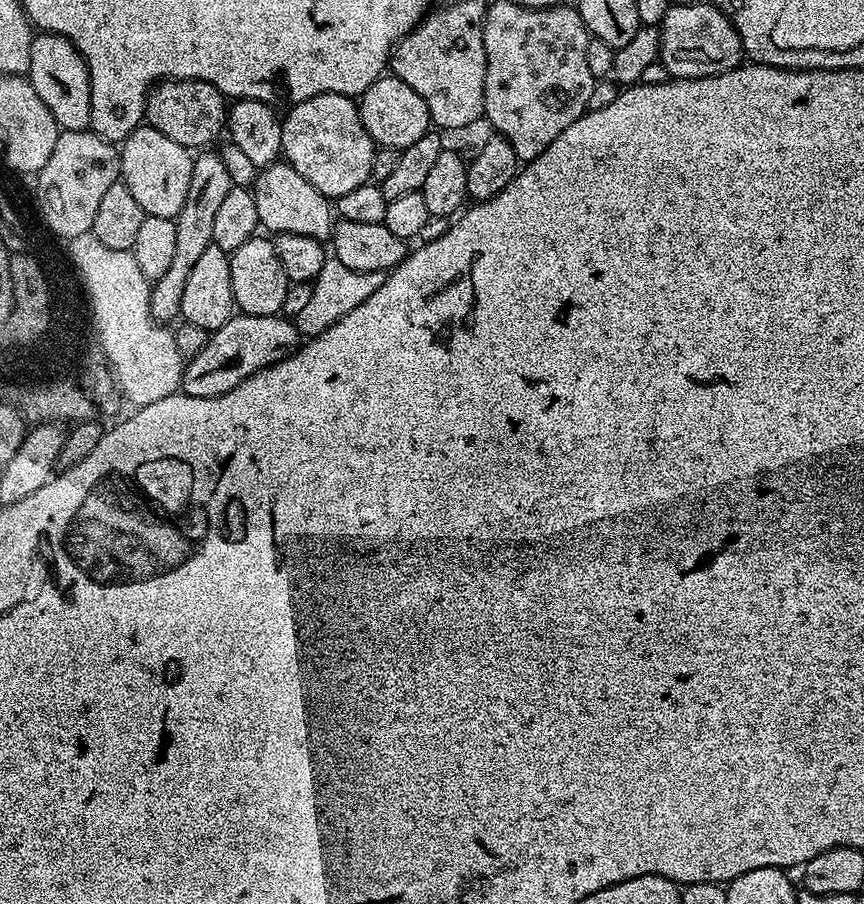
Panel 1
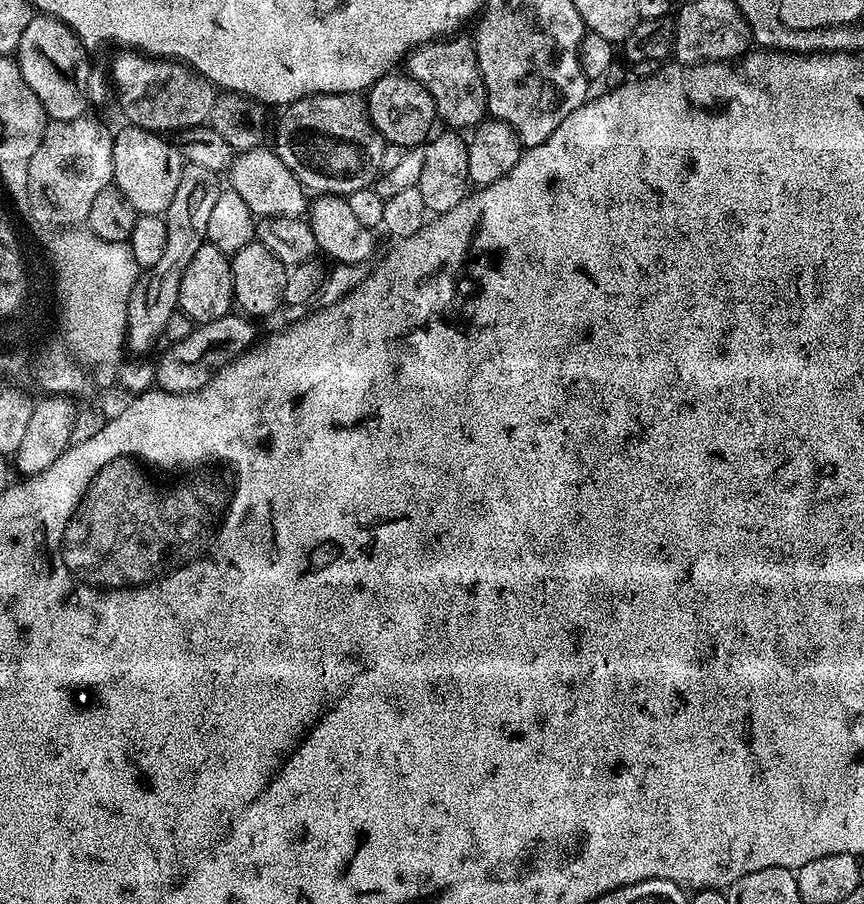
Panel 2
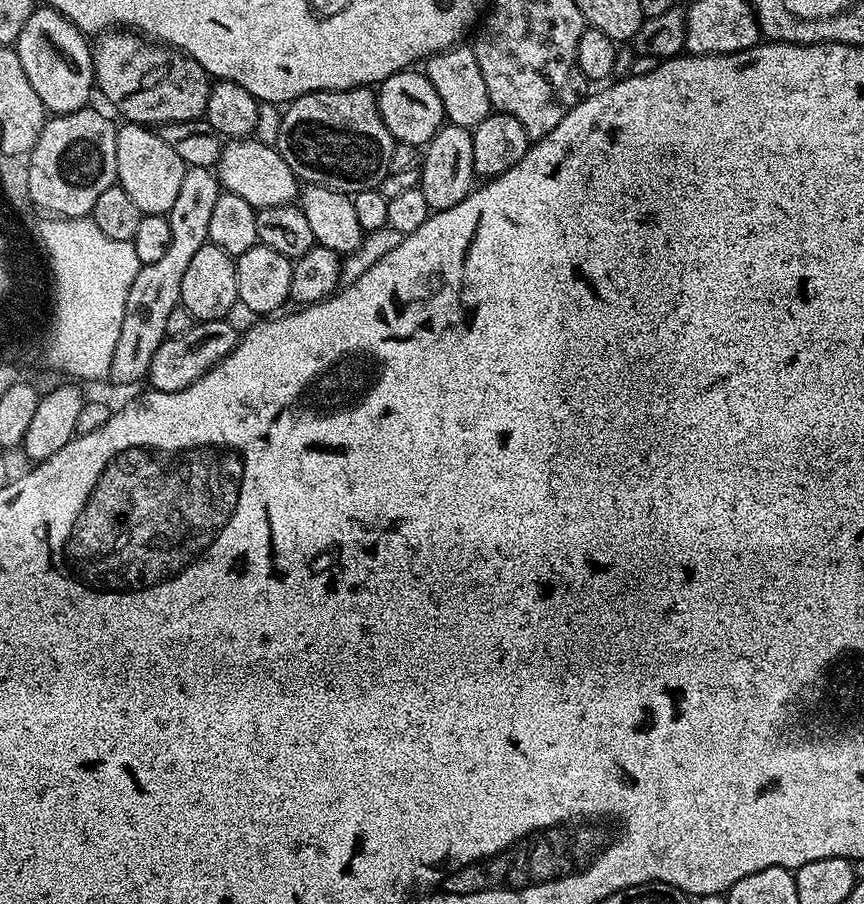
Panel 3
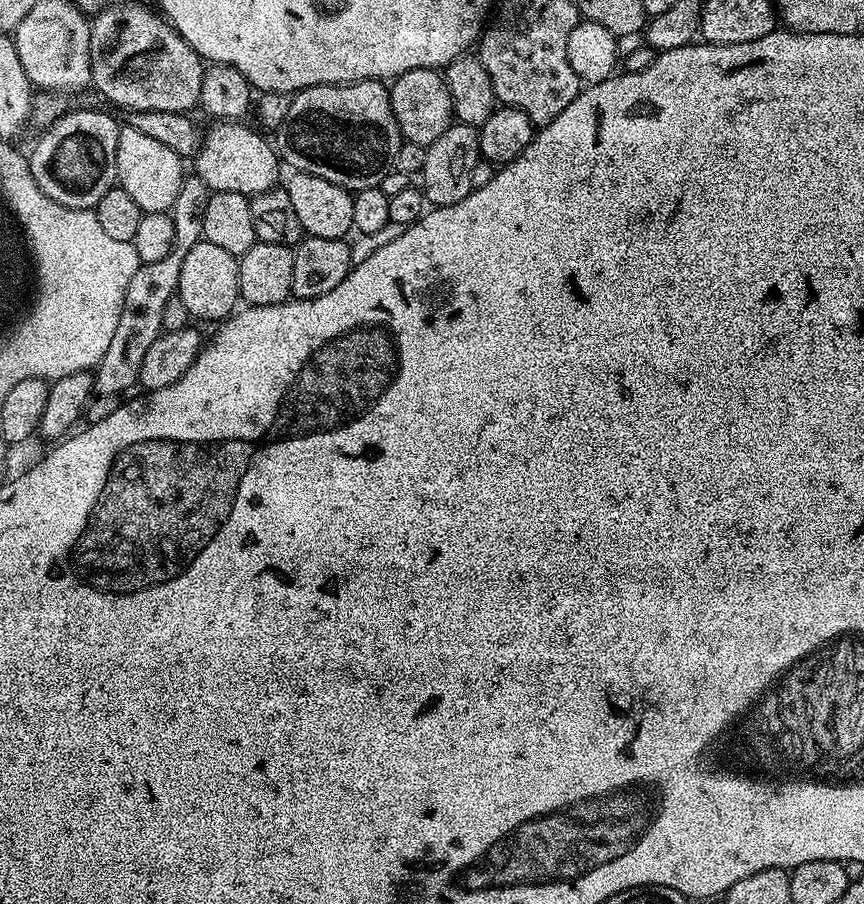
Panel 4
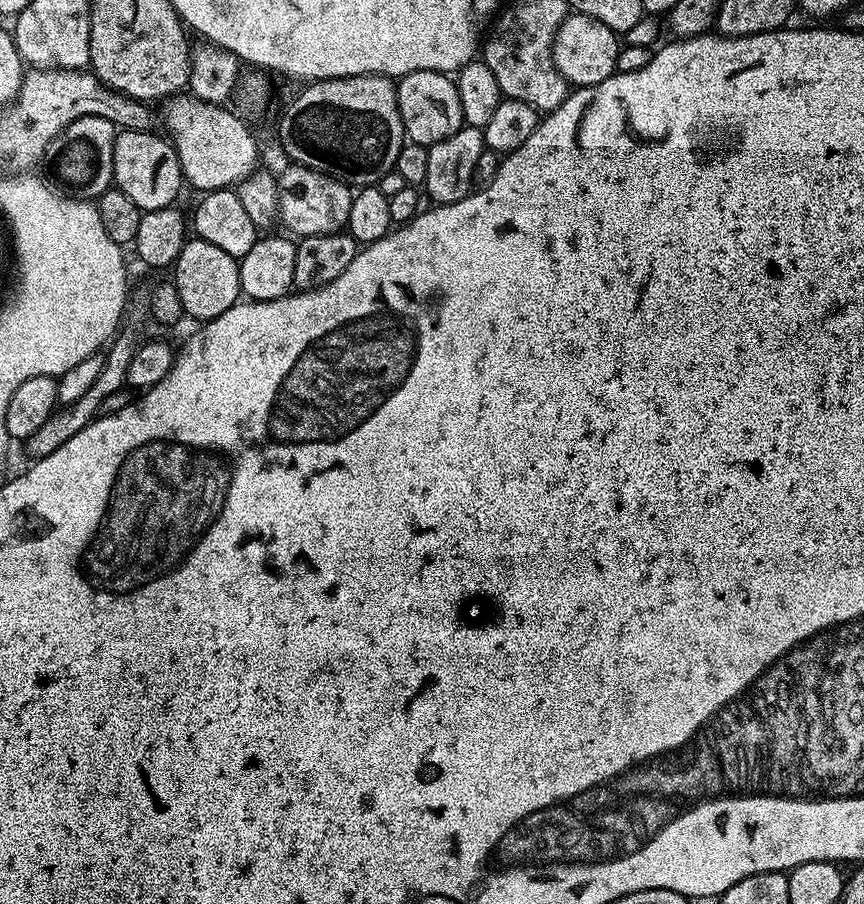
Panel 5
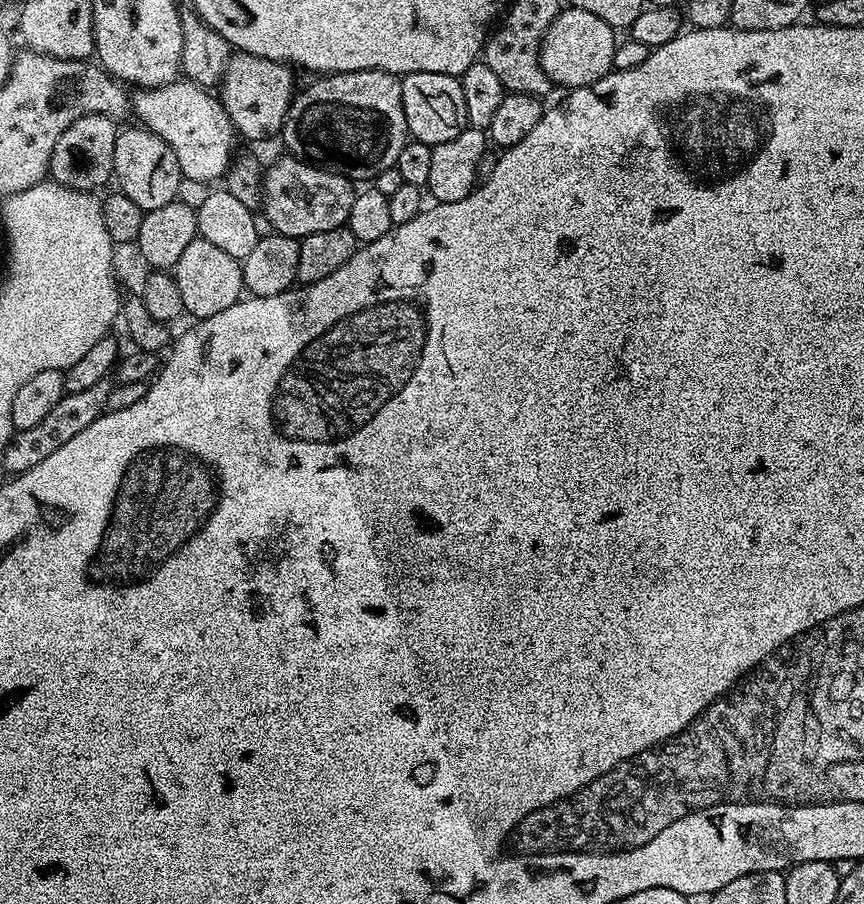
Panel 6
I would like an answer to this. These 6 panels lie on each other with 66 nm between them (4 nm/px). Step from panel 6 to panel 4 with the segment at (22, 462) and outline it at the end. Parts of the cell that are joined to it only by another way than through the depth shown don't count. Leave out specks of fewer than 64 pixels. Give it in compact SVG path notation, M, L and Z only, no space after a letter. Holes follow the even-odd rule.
M195 174L185 175L182 186L178 190L178 198L174 198L170 215L174 222L174 246L166 258L161 258L159 262L141 264L138 270L134 270L134 278L130 278L130 286L126 286L126 298L123 302L122 314L119 315L117 329L114 330L113 341L106 350L106 354L100 360L94 372L93 391L99 396L115 396L124 394L124 391L133 388L139 383L142 361L146 356L146 351L150 350L151 343L163 332L162 315L166 308L166 302L176 295L178 286L178 274L182 274L182 258L190 254L190 249L204 239L202 222L206 219L206 202L210 195L210 189L202 178Z

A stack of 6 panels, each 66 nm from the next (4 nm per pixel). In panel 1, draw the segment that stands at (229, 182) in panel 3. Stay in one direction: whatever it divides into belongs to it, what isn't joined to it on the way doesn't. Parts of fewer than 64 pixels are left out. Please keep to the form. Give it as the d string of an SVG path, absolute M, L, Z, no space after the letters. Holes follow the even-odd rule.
M277 162L268 168L259 169L256 173L256 181L250 185L250 191L254 198L254 206L258 206L261 229L269 228L272 234L281 232L302 234L321 242L331 237L334 227L334 208L329 197L324 196L314 186L310 186L310 182L306 182L306 178L302 178L302 174L298 174L298 170L294 170L287 162Z

